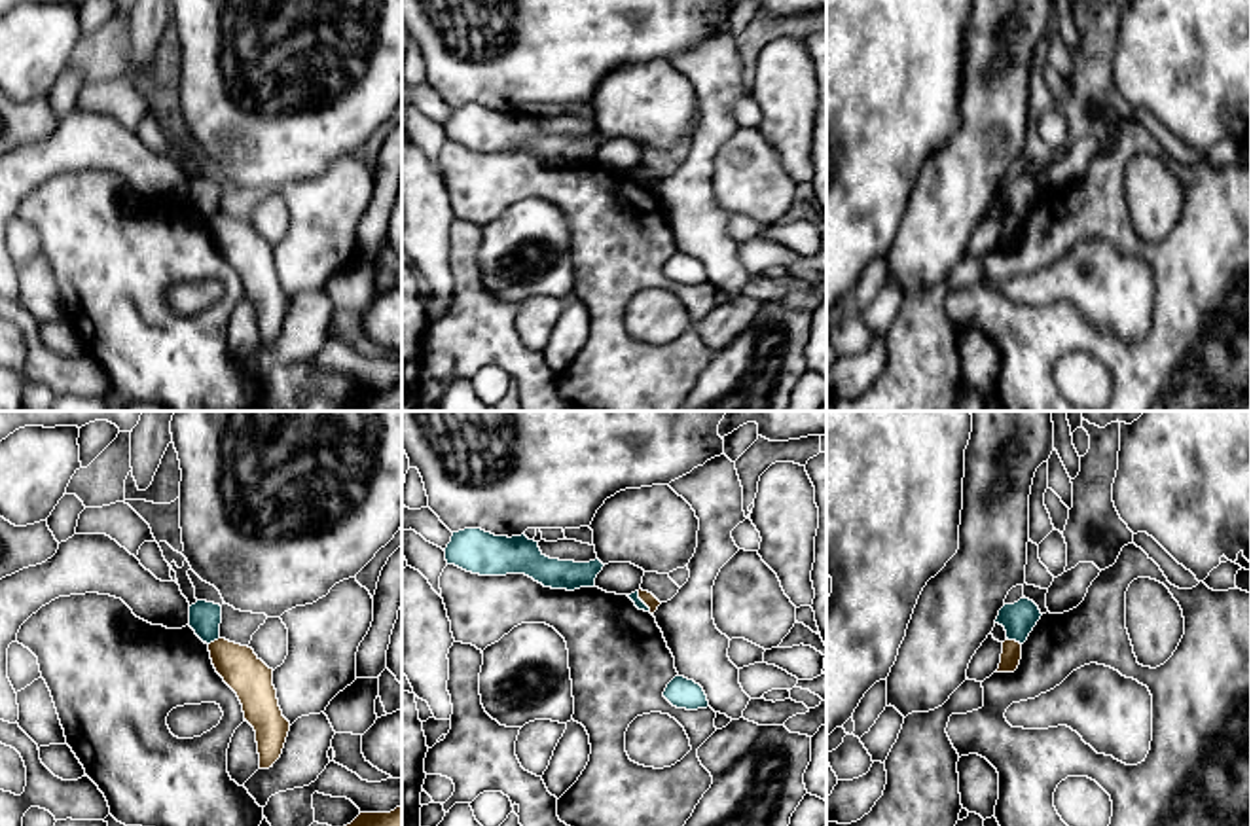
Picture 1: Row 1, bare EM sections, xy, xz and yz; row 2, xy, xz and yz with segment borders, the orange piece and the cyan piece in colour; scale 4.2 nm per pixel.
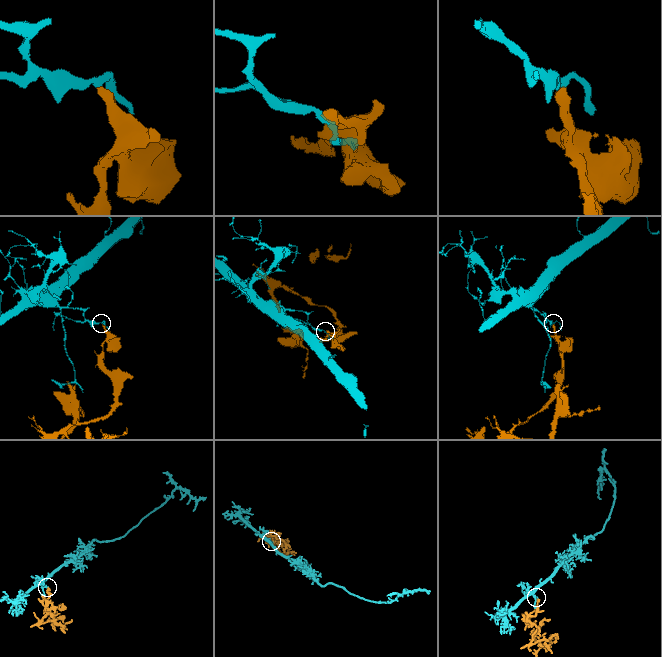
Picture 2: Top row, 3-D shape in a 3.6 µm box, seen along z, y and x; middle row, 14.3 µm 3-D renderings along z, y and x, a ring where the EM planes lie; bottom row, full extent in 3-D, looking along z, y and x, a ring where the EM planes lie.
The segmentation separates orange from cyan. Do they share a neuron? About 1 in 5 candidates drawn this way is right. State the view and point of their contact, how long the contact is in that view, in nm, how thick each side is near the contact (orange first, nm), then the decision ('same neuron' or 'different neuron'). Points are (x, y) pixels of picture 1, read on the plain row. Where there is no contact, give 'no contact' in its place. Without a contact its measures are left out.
yz (1015, 216) | 70 nm | 90/140 nm | different neuron

